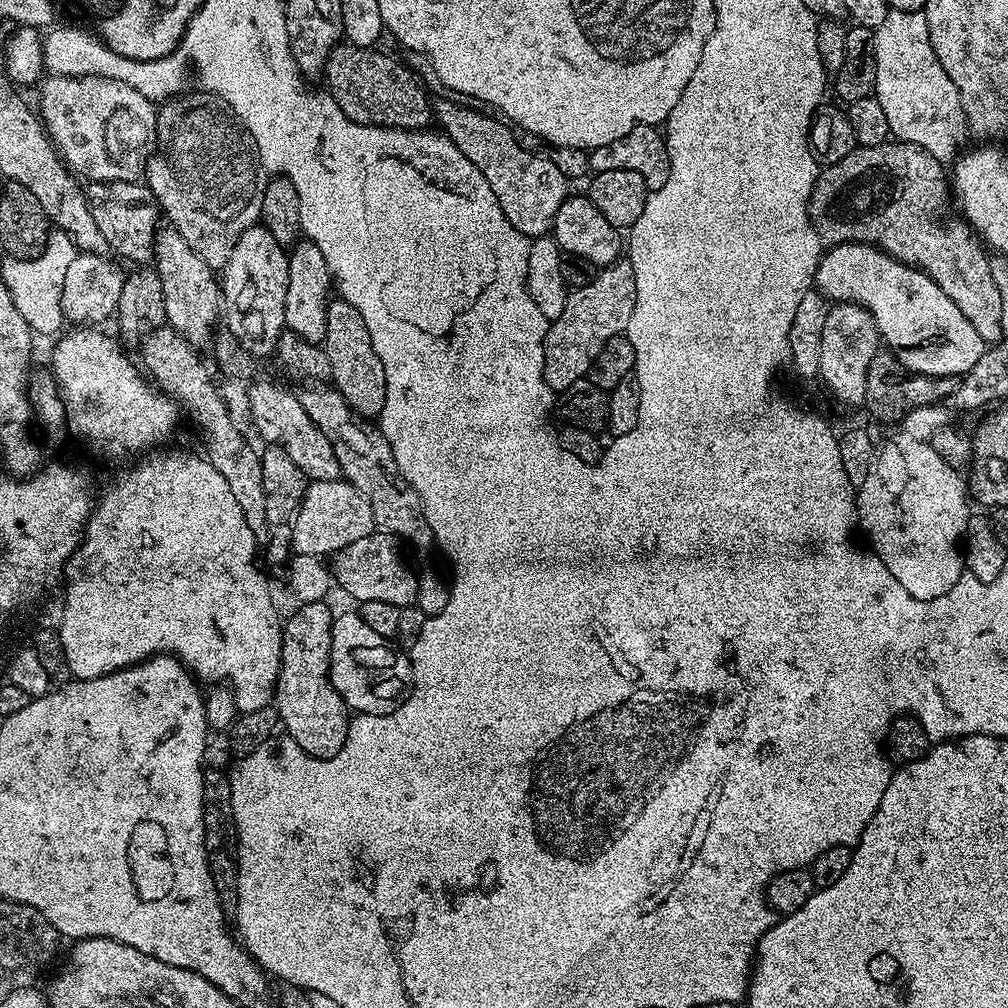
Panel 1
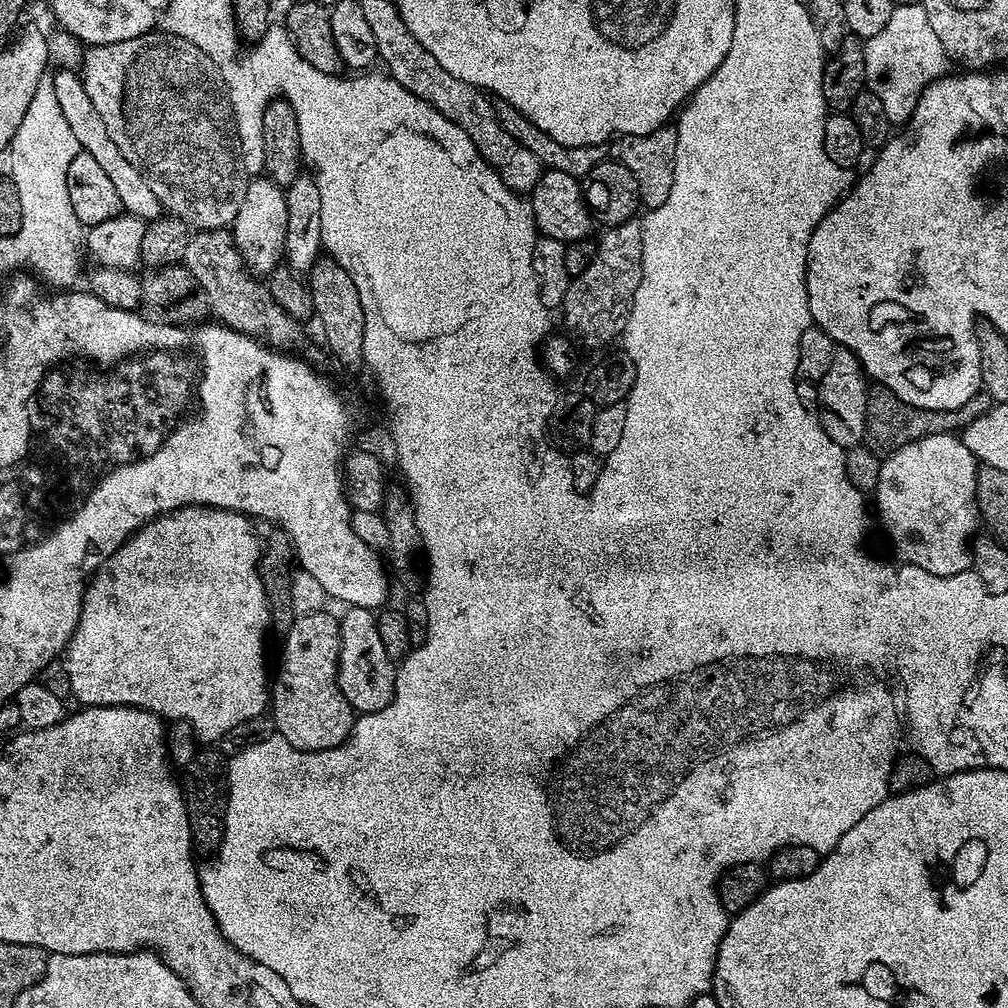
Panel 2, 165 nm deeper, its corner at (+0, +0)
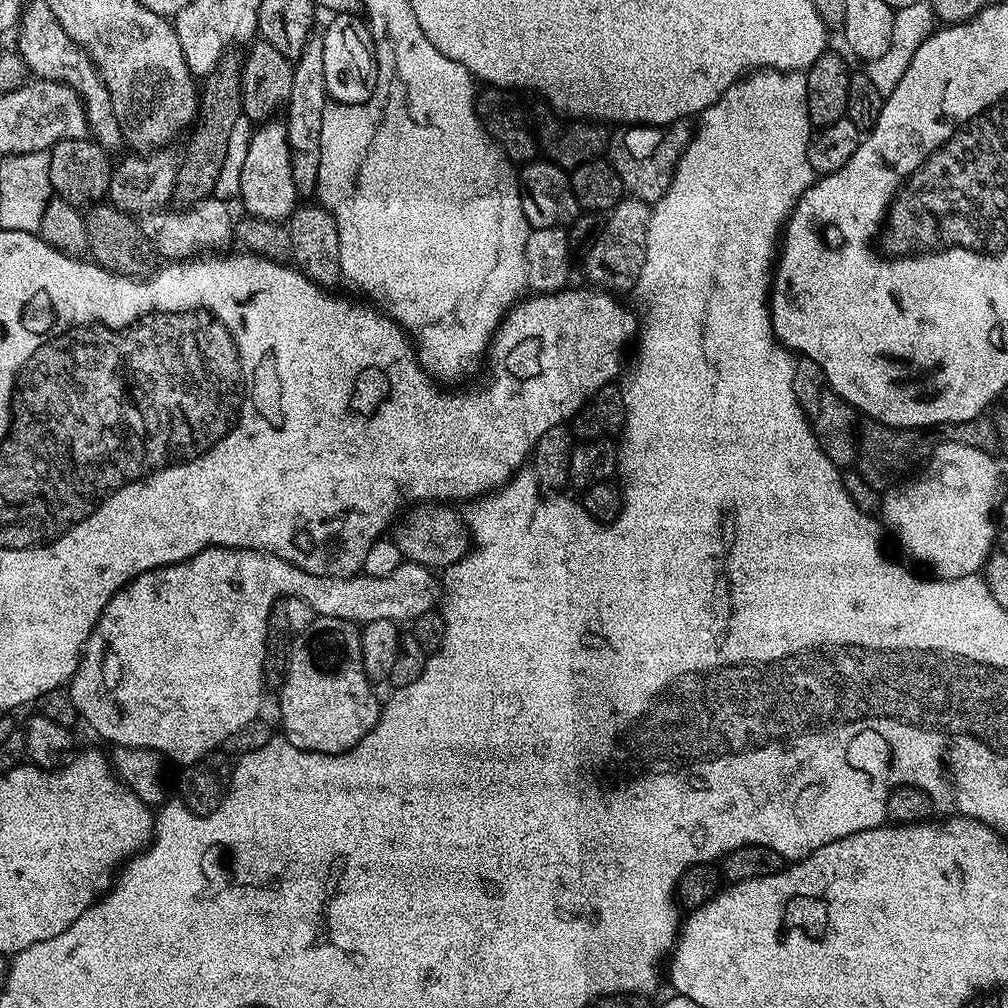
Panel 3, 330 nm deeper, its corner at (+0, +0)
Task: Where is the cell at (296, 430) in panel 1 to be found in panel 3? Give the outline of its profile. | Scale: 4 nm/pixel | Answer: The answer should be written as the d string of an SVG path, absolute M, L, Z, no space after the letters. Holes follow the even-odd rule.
M420 502L403 513L404 521L402 516L395 525L394 539L405 561L443 570L469 552L470 537L465 517L461 513L459 516L452 508L455 507L448 502Z

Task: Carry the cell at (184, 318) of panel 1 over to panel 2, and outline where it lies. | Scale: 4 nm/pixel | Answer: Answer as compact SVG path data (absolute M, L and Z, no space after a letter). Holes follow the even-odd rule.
M60 70L57 76L51 77L53 88L57 94L58 104L62 108L64 117L70 122L71 130L78 140L80 151L90 154L97 160L98 166L102 166L102 171L110 177L110 182L114 190L118 190L120 207L127 215L137 216L139 220L153 222L159 220L162 209L154 190L146 183L146 178L126 158L122 155L122 150L114 146L114 141L110 139L110 133L106 130L106 125L102 123L102 117L98 115L98 110L94 110L94 102L90 102L90 94L86 94L83 79L76 76L72 70Z

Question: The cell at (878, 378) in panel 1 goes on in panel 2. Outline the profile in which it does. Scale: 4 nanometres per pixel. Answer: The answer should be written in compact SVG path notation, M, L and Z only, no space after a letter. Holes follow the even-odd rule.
M872 386L868 389L868 401L866 402L866 422L864 423L864 440L867 447L880 454L887 454L896 448L906 446L918 438L926 438L930 434L953 433L963 429L974 418L978 418L983 412L987 412L993 405L993 400L983 392L976 393L970 402L966 402L961 408L954 410L922 410L902 402L888 388Z

